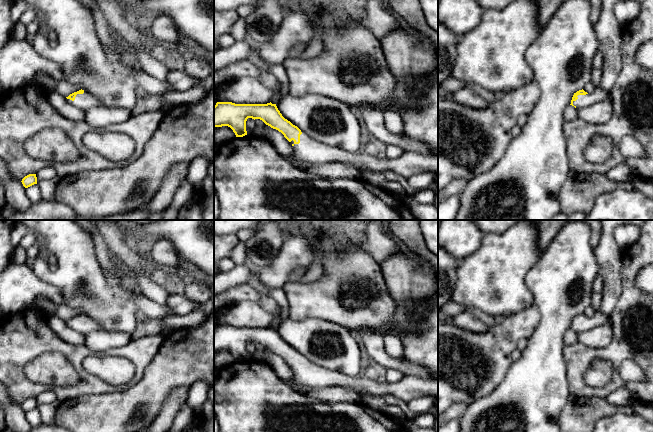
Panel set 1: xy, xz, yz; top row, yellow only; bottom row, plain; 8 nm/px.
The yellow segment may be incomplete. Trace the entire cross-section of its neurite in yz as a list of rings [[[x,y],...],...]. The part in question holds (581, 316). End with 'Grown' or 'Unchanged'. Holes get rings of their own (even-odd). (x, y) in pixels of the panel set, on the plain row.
[[[596,311],[593,317],[587,317],[583,313],[574,317],[571,328],[575,332],[584,332],[591,328],[599,327],[609,321],[609,317]]]. Grown

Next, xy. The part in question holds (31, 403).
[[[29,398],[22,403],[22,408],[25,412],[28,412],[34,408],[37,408],[36,398]]]. Unchanged

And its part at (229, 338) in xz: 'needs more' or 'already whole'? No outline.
needs more

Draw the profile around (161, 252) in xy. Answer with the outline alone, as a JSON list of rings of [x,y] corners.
[[[167,239],[153,242],[148,249],[148,258],[163,270],[175,270],[188,279],[192,278],[191,272],[195,271],[181,261],[172,243]]]

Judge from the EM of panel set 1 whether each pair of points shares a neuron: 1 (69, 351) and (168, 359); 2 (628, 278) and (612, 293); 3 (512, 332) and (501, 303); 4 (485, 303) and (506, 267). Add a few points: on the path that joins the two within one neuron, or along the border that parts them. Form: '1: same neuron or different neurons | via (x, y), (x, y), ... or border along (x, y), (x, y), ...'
1: different neurons | border along (164, 337), (156, 355), (140, 378)
2: different neurons | border along (622, 260), (620, 268), (621, 294), (614, 306)
3: different neurons | border along (528, 307), (504, 317)
4: same neuron | via (491, 294), (493, 280), (497, 276)

